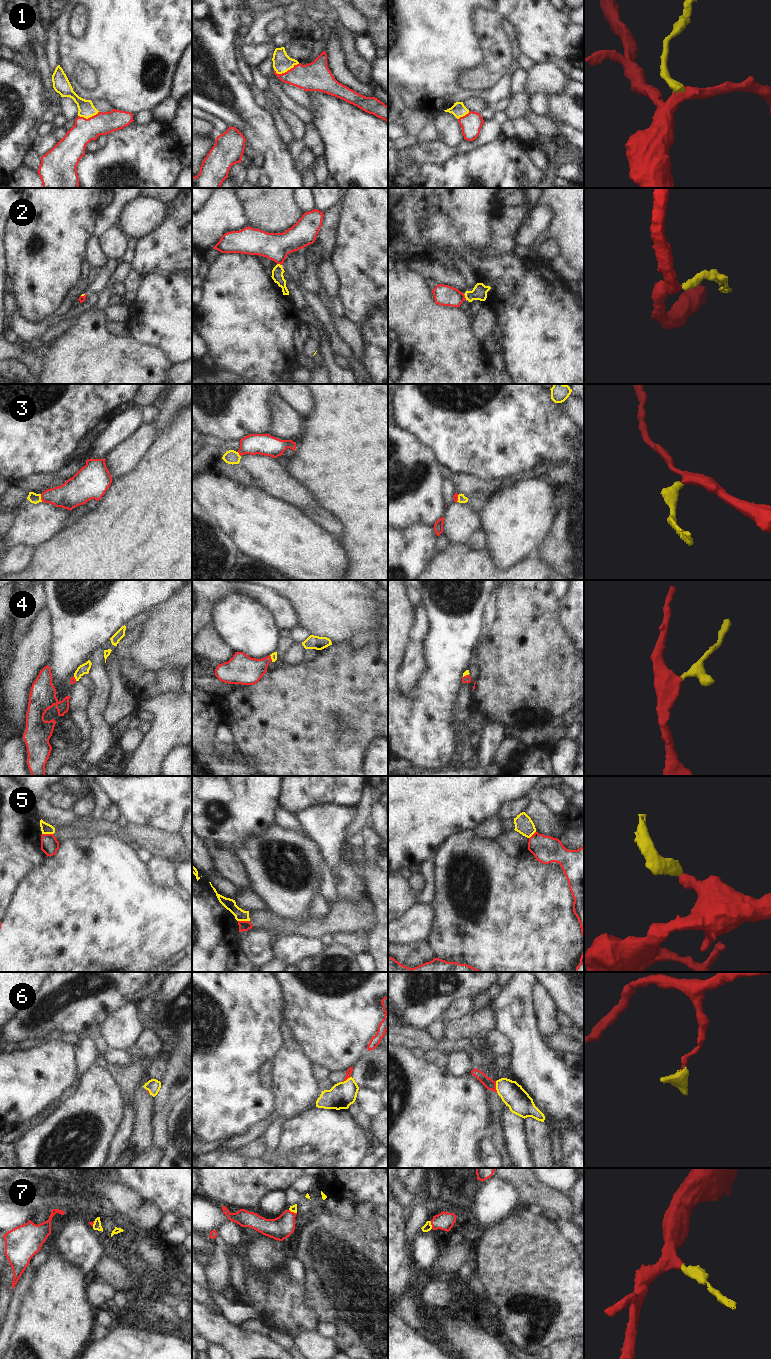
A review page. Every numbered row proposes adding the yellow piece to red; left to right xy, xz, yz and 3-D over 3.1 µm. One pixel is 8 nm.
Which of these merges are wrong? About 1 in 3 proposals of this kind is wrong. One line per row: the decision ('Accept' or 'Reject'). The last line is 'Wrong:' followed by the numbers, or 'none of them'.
1: Accept
2: Reject
3: Accept
4: Accept
5: Reject
6: Accept
7: Accept
Wrong: 2, 5

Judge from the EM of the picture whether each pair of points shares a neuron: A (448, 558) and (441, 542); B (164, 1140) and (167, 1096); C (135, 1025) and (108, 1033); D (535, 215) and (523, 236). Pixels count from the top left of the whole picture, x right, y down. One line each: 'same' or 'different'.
A: different
B: same
C: same
D: same

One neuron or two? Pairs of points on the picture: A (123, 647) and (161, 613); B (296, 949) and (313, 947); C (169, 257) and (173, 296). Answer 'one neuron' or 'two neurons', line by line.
A: two neurons
B: one neuron
C: two neurons

